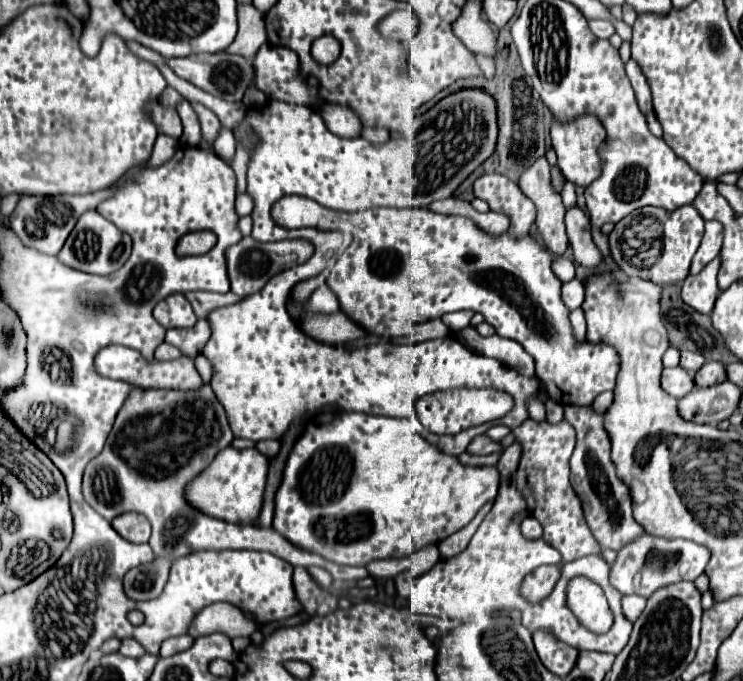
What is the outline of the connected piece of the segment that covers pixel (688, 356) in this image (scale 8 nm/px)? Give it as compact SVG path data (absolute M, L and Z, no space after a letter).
M681 351L681 361L679 365L689 371L689 373L695 373L701 369L701 365L705 363L705 357L701 353L693 353L693 351Z

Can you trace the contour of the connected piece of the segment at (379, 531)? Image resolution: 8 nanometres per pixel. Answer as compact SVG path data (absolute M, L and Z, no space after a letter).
M323 411L313 415L305 423L305 431L291 449L291 455L285 465L281 487L275 495L275 517L273 517L273 529L277 529L285 539L289 539L293 545L309 549L313 553L323 555L329 561L341 563L341 565L367 565L373 559L387 559L387 557L407 557L413 551L419 551L427 545L437 545L439 541L447 539L455 531L463 529L477 511L491 499L497 497L499 491L499 471L497 467L469 467L461 465L455 455L447 455L439 451L433 443L423 439L419 433L415 433L405 419L393 419L393 417L379 417L379 415L365 415L365 413L347 413L347 411Z

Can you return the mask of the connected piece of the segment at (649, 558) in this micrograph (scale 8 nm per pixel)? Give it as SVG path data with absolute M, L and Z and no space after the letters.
M641 535L633 543L627 543L617 551L617 557L611 565L609 583L621 595L641 595L649 597L653 591L679 581L695 581L707 567L709 549L685 539L661 539L653 535Z

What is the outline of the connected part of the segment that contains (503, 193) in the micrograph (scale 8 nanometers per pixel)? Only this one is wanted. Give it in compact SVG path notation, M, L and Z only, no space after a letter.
M489 173L481 175L473 183L475 197L489 203L493 211L505 213L511 217L509 233L515 237L523 237L531 231L531 225L535 223L535 205L531 199L527 199L515 181L505 179L503 175Z

